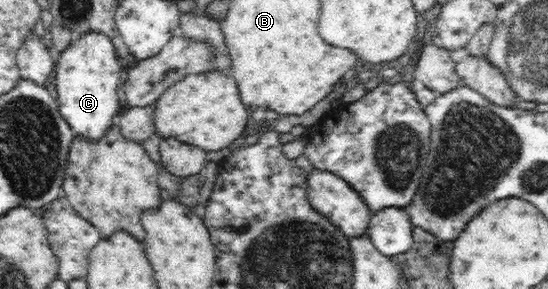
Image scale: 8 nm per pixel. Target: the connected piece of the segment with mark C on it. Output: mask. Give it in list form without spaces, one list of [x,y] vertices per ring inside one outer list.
[[[88,31],[76,35],[55,64],[53,81],[58,92],[60,113],[78,136],[85,139],[97,140],[109,127],[116,122],[123,104],[119,96],[119,87],[124,81],[120,76],[122,69],[118,63],[118,53],[110,36],[100,31]]]

